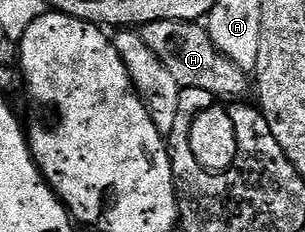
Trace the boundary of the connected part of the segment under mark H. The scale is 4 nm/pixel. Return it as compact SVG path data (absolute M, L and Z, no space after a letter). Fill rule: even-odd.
M152 21L140 29L144 41L158 54L160 61L176 77L179 88L195 87L204 89L214 95L218 101L238 101L247 90L251 90L252 83L247 72L241 71L232 60L224 57L216 49L212 37L207 33L201 22L188 21Z

